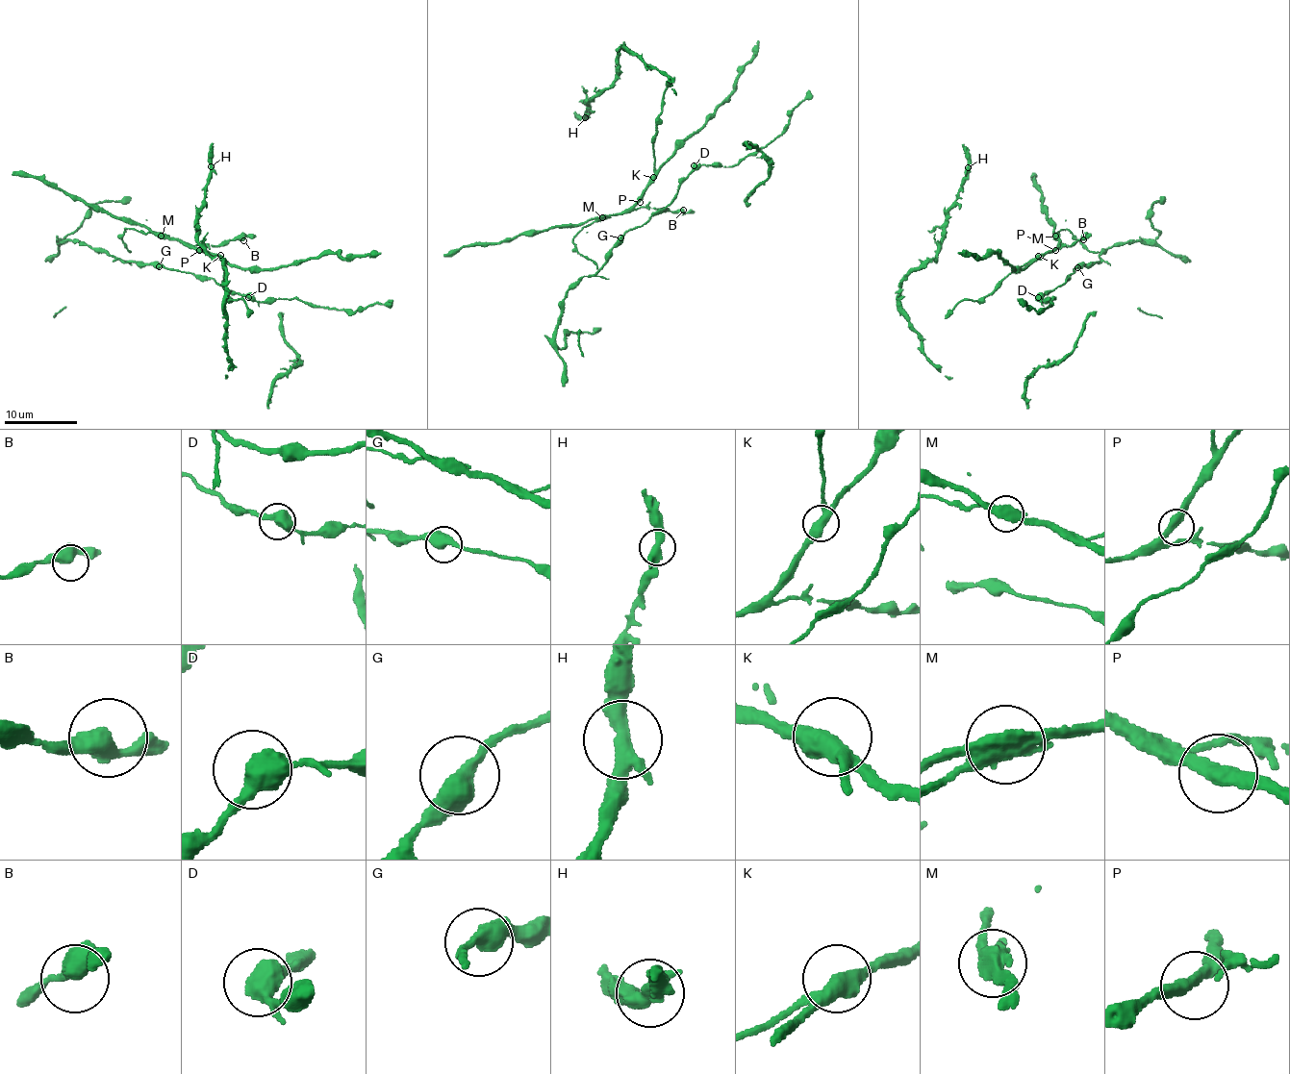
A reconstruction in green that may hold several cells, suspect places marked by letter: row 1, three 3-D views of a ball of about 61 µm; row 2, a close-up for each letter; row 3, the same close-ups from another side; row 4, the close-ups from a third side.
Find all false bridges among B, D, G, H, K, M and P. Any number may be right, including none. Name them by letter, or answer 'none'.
M

